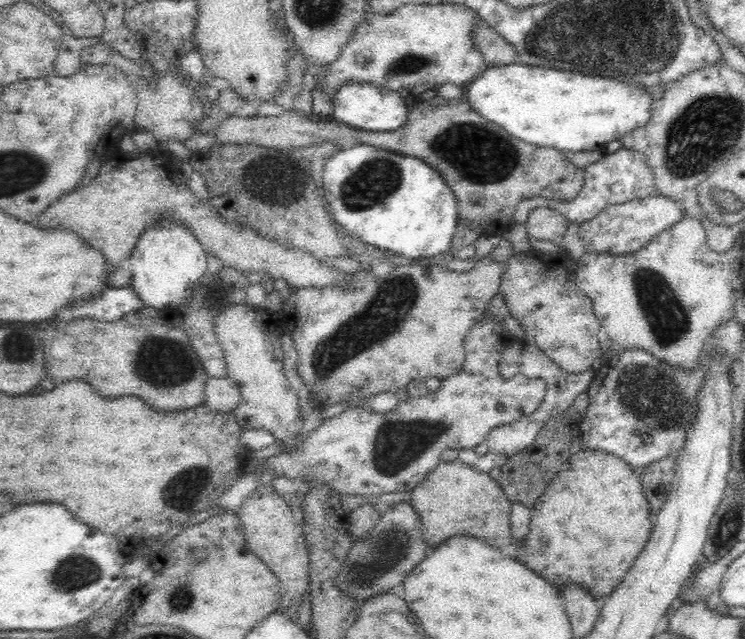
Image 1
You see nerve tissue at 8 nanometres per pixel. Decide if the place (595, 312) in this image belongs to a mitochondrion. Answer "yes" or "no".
no

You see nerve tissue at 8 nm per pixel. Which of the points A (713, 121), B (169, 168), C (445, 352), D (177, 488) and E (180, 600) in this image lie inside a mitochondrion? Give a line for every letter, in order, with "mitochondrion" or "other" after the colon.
A: mitochondrion
B: other
C: other
D: mitochondrion
E: mitochondrion

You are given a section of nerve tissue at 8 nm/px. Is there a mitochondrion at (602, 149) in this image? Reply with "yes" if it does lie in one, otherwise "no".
no

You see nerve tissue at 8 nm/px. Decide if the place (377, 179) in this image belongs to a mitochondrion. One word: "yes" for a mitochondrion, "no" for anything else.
yes

